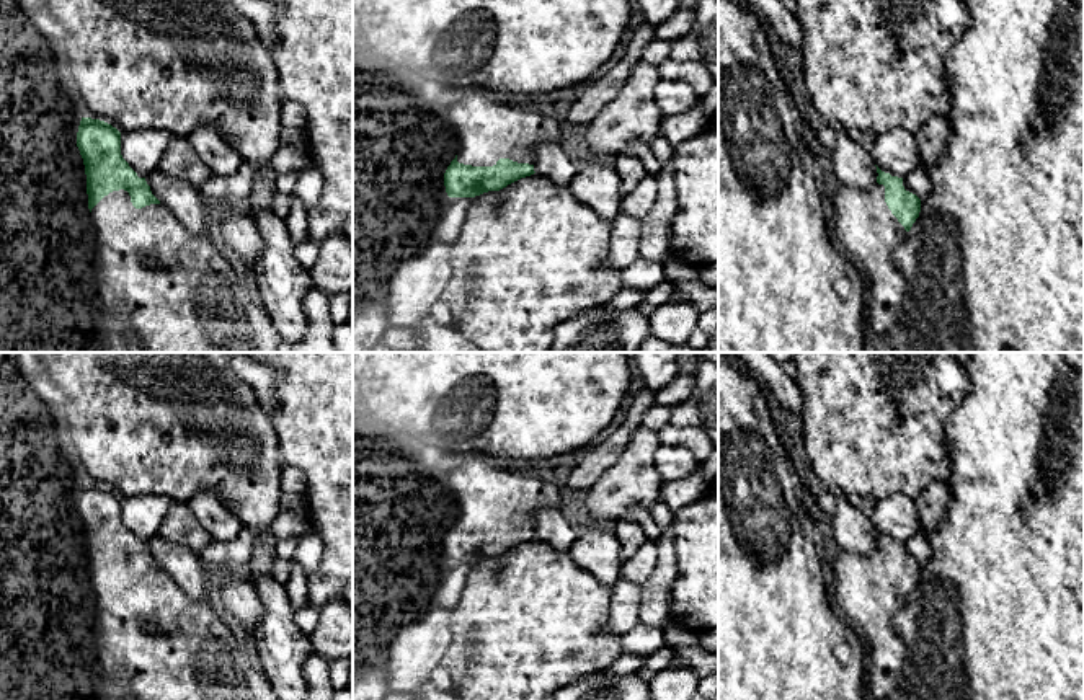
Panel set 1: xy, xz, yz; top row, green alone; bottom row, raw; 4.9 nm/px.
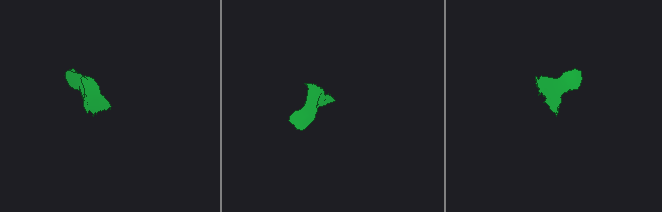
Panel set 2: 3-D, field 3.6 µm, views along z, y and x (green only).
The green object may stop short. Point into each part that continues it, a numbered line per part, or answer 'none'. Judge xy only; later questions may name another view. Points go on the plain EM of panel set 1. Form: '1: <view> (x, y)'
1: xy (193, 655)

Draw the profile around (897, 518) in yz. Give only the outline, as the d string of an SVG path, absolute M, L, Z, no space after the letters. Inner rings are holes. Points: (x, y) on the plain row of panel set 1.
M904 494L877 499L869 519L882 537L898 543L904 543L917 534L927 535L929 532L919 522L916 499Z

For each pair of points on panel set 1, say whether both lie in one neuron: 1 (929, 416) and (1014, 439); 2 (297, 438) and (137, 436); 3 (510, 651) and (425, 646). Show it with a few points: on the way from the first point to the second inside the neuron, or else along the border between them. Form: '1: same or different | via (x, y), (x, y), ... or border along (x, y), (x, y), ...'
1: different | border along (968, 390), (946, 423), (950, 459)
2: different | border along (271, 421), (284, 464)
3: different | border along (453, 611), (451, 642), (439, 663)

